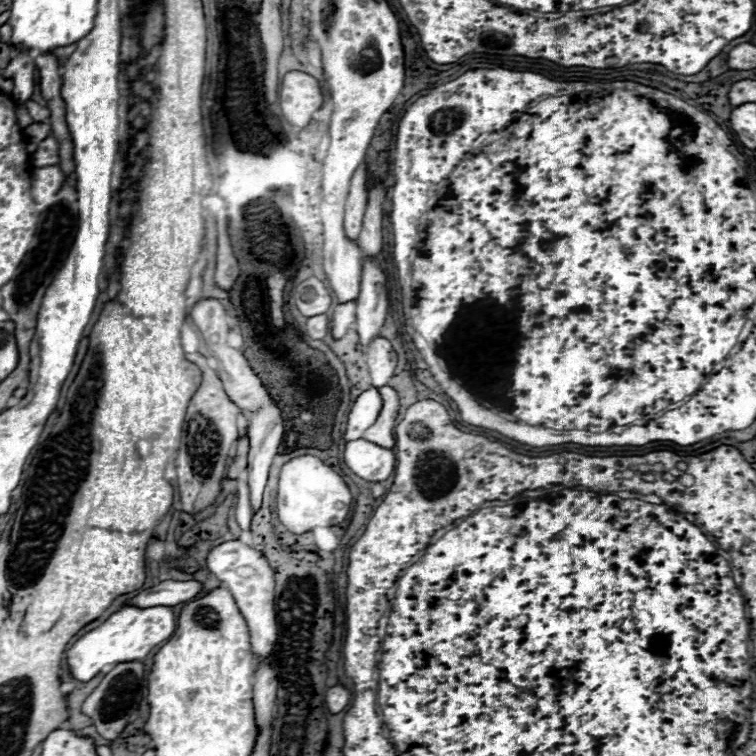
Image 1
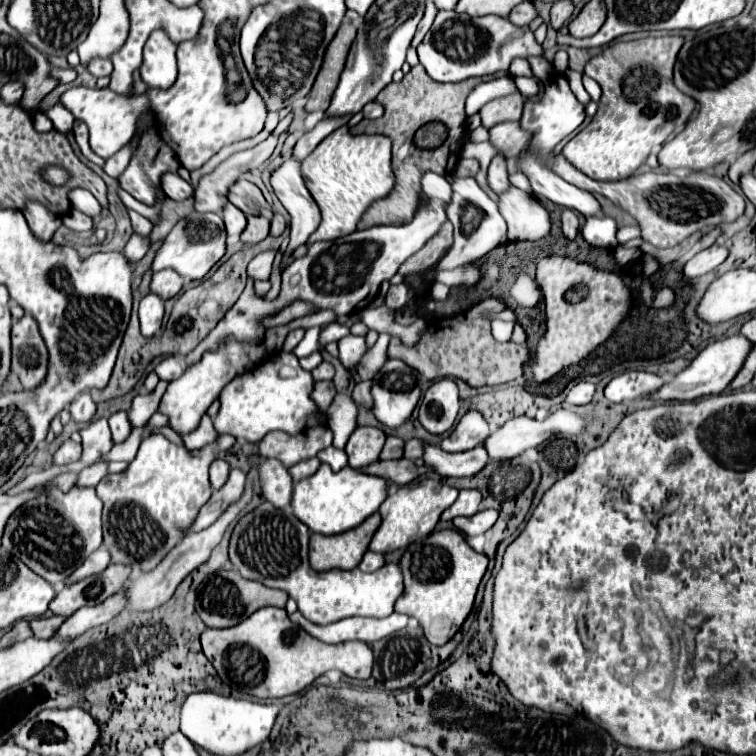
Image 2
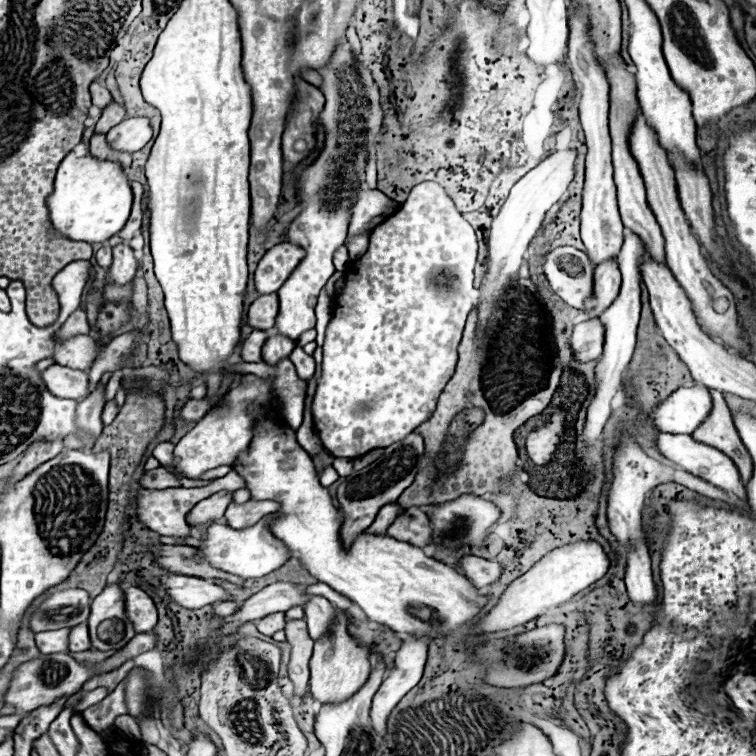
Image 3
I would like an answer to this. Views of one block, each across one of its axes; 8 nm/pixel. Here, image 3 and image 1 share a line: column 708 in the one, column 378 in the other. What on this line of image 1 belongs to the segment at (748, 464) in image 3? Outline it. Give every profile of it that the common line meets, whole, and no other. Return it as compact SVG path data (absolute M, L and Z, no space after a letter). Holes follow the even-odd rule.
M390 386L380 388L378 392L382 396L382 410L378 414L378 420L362 434L362 438L382 448L394 448L394 426L400 410L398 394Z

